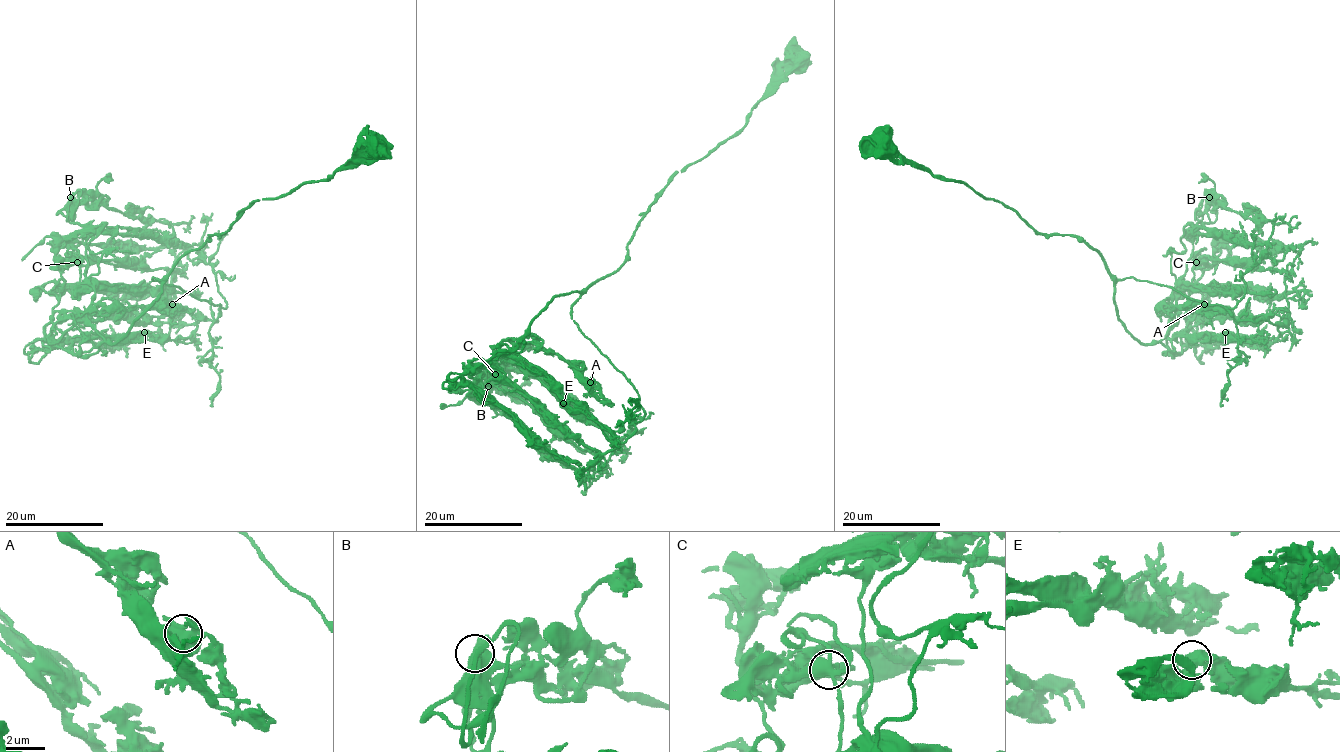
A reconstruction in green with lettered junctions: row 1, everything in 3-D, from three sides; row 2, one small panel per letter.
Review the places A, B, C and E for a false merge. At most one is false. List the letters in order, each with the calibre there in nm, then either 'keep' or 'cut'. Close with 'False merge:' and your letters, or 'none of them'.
A: 480 nm thick; keep
B: 460 nm thick; keep
C: 440 nm thick; keep
E: 400 nm thick; keep
False merge: none of them

